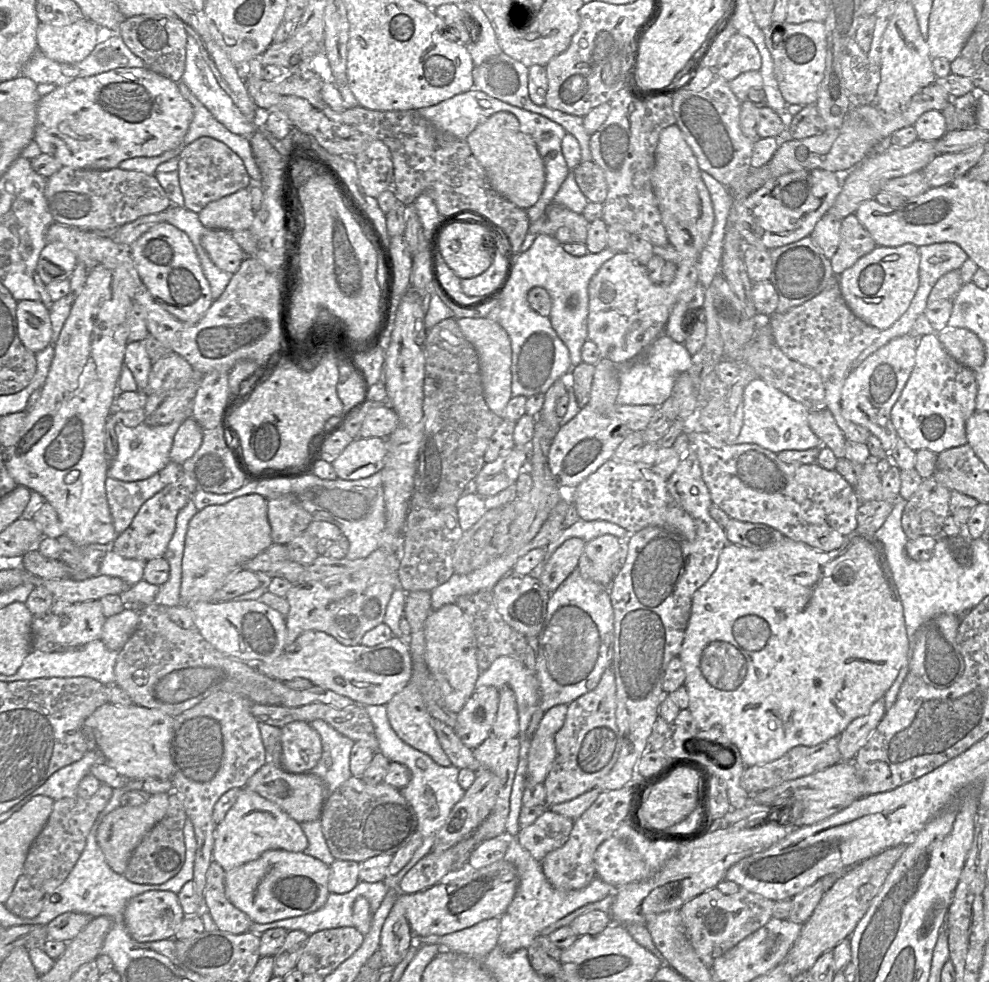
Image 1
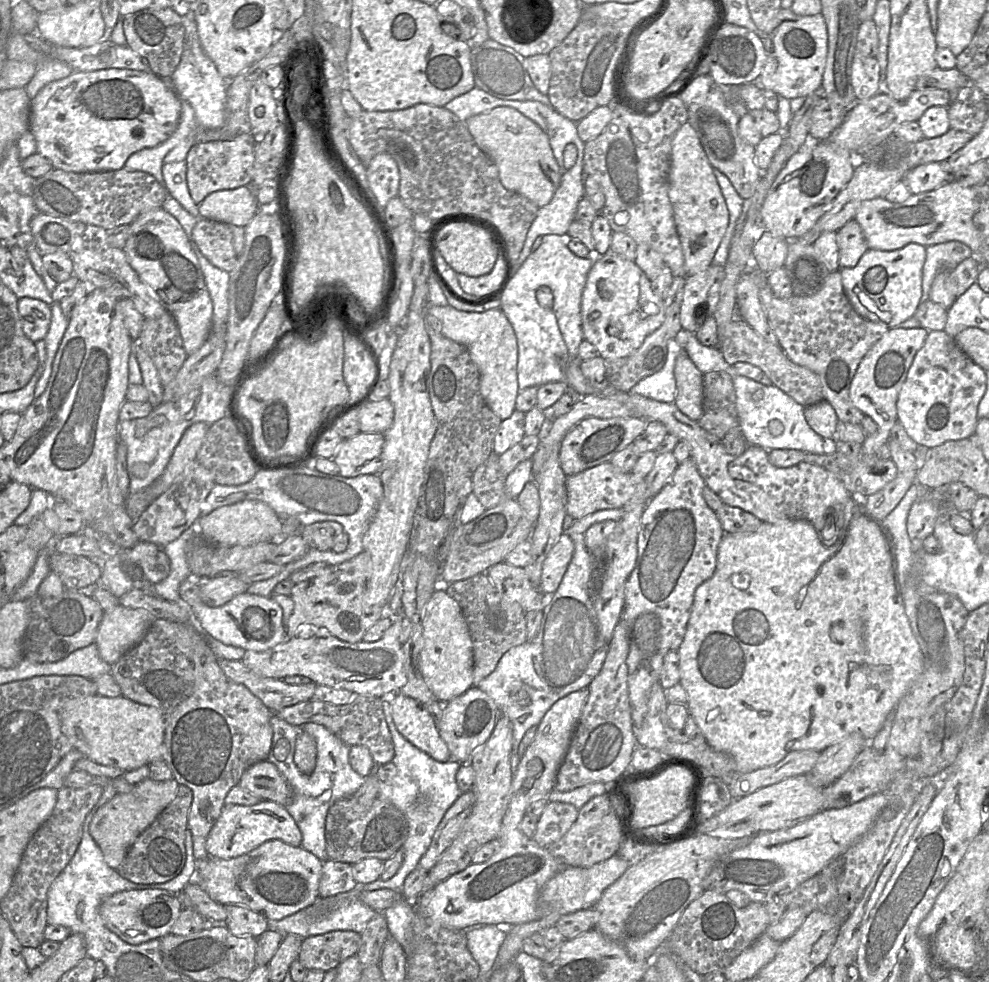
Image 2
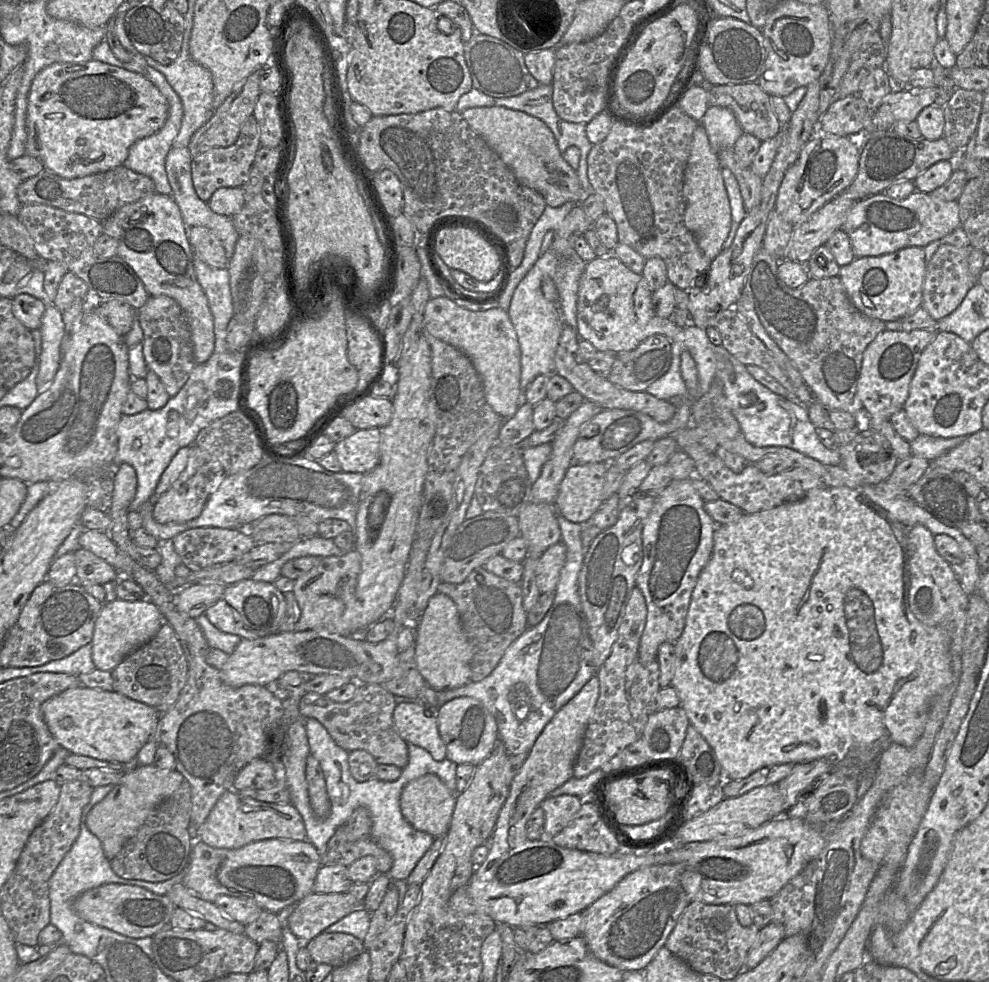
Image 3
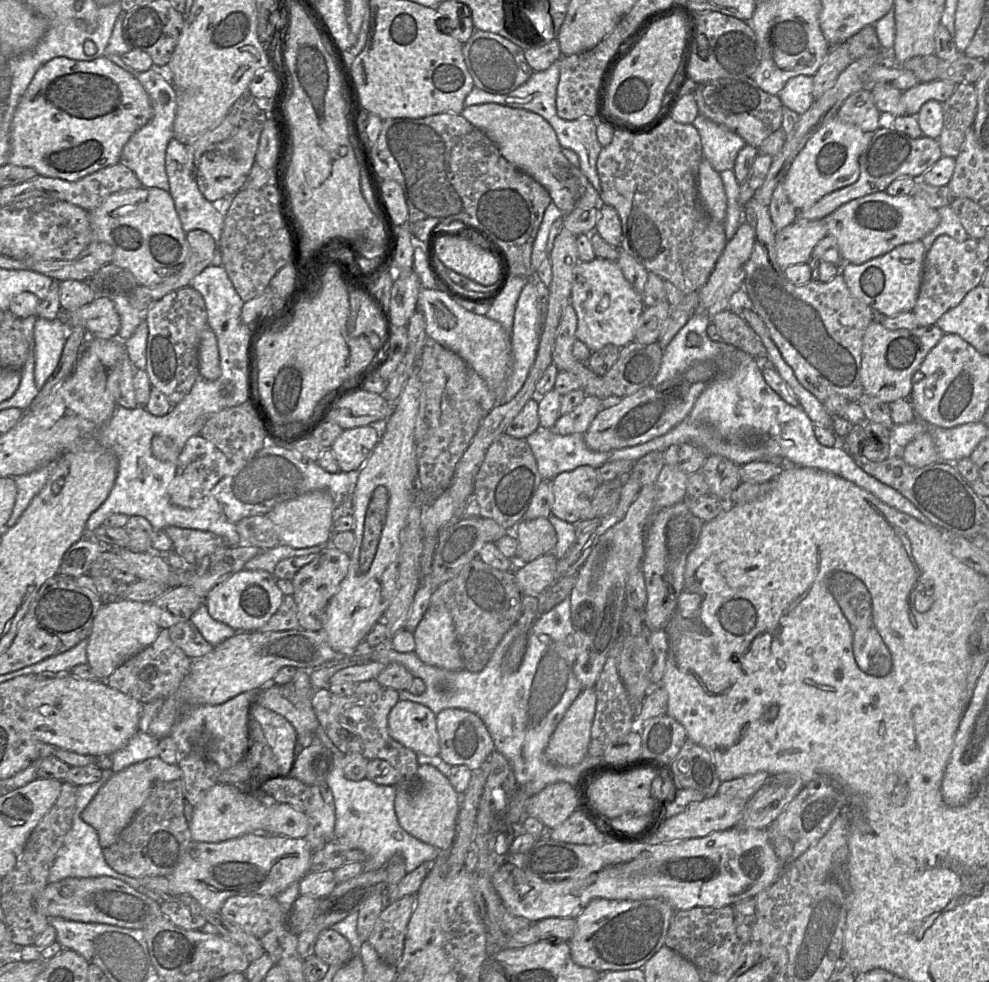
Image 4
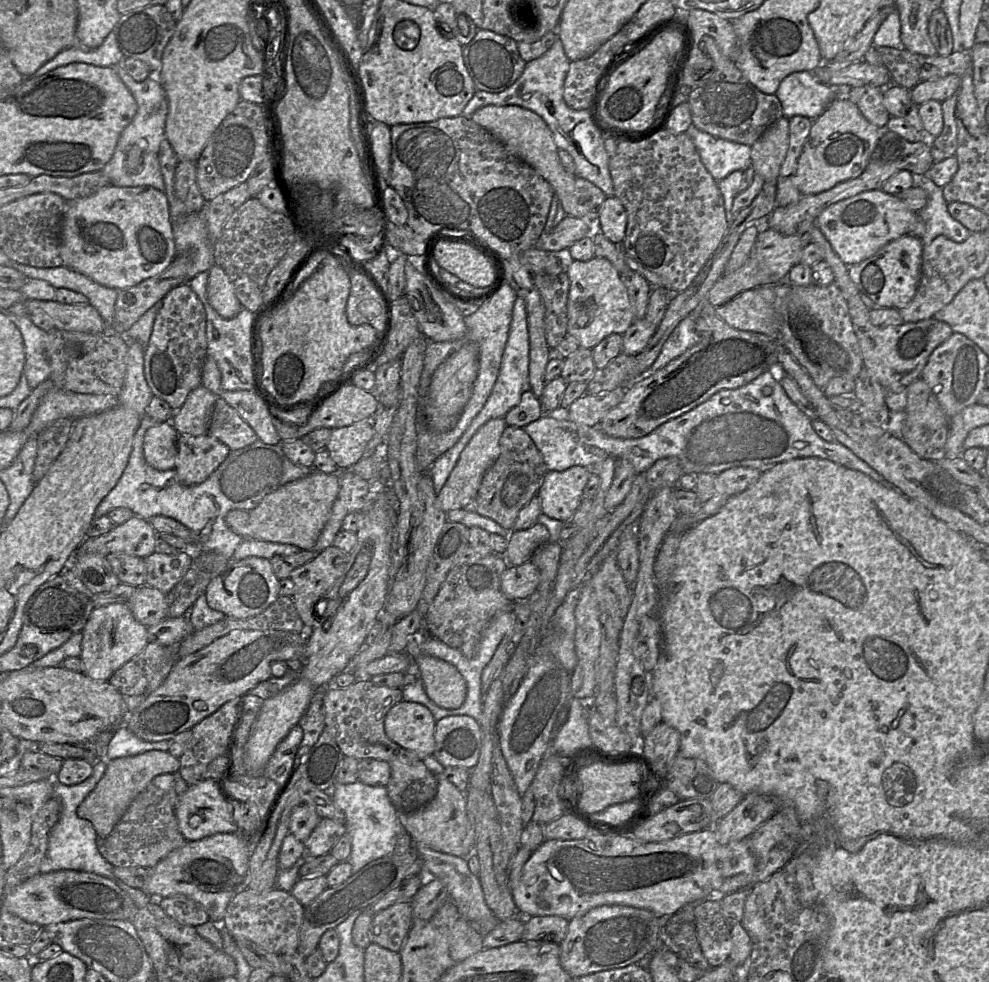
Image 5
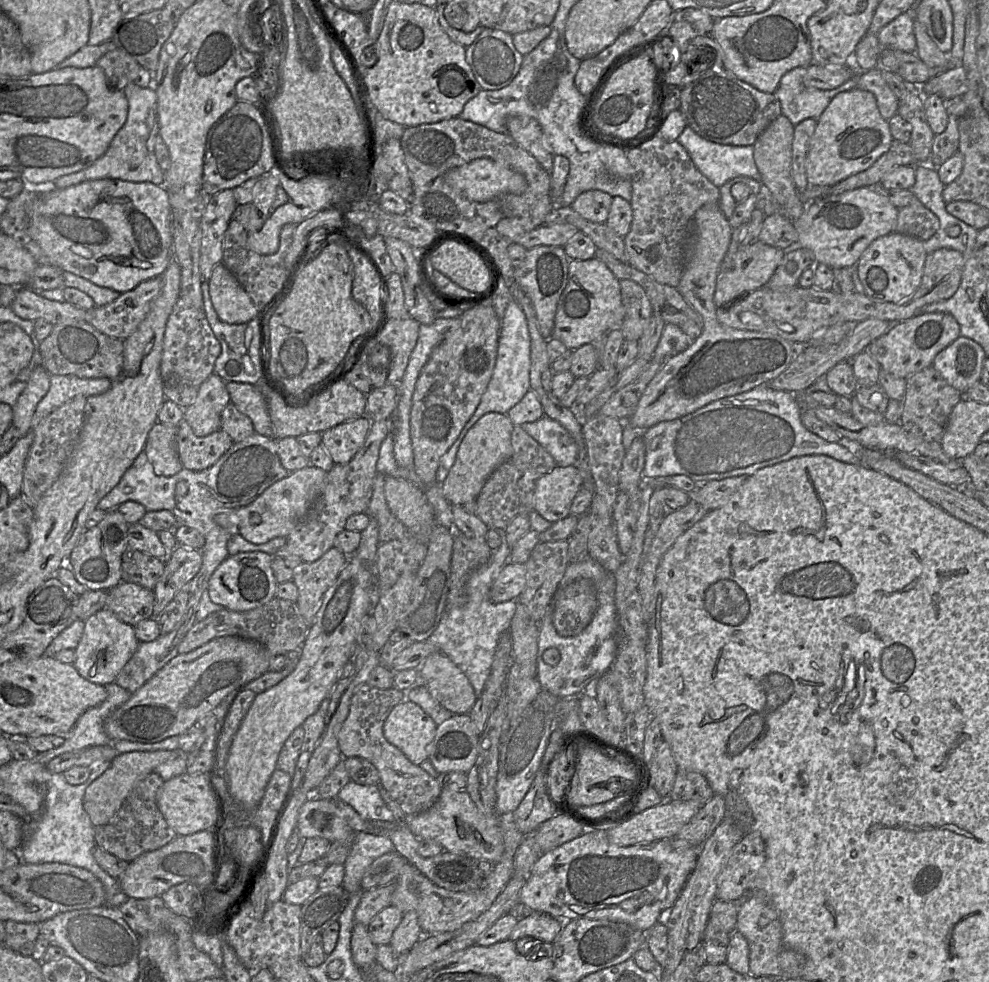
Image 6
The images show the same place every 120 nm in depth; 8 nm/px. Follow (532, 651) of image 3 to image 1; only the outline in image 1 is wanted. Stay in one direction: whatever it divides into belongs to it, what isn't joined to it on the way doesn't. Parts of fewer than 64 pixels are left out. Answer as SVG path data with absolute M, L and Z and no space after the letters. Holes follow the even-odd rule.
M571 501L565 515L564 529L558 538L550 542L546 547L547 557L545 558L545 562L548 561L556 548L570 537L579 537L587 542L605 534L612 534L621 540L627 540L627 537L630 535L626 529L609 521L585 521L580 519L575 505ZM575 568L558 588L550 593L546 617L538 635L535 670L529 670L522 662L510 656L499 656L487 670L480 672L476 688L493 686L499 690L507 685L516 697L520 750L506 822L505 835L508 837L516 837L520 831L519 816L527 783L528 753L531 745L526 730L534 711L540 708L546 712L555 705L569 705L581 695L595 689L604 671L611 667L613 654L614 610L609 587L584 578L579 569Z

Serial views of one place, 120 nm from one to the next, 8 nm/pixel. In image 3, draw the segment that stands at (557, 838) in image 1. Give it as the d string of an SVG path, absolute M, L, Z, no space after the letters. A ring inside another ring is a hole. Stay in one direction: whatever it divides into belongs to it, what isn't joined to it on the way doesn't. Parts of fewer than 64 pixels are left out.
M573 795L547 797L540 807L545 813L543 831L551 839L562 831L580 810L582 800Z

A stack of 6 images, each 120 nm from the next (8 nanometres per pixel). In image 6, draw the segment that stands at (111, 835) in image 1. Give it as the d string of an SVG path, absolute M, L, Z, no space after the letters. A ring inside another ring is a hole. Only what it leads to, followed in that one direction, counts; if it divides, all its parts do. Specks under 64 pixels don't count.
M180 749L171 751L156 750L151 752L134 751L117 755L112 760L111 766L101 776L95 779L85 791L83 807L88 813L92 824L97 827L111 822L139 781L154 772L158 765L177 759L183 755L185 753Z

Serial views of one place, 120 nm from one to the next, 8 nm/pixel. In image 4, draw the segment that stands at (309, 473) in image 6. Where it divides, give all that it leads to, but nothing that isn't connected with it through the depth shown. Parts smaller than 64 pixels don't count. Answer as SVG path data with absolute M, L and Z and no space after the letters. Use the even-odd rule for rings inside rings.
M317 490L280 503L267 515L276 526L280 544L302 549L330 542L333 535L334 508L331 495Z

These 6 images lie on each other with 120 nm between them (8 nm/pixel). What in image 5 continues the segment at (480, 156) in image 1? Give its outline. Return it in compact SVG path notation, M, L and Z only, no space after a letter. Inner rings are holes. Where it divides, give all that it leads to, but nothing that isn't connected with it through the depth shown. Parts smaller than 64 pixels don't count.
M485 106L475 111L471 120L496 137L515 157L530 165L552 187L567 216L596 223L607 196L588 180L565 170L558 155L553 133L533 111L516 106Z

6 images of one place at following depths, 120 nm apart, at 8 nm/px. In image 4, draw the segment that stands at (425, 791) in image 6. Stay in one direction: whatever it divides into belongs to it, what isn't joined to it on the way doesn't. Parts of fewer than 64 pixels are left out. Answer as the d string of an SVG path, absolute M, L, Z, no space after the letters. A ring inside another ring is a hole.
M375 679L360 682L350 696L338 696L329 688L314 691L312 706L319 724L343 753L359 753L368 760L381 759L389 762L399 773L397 787L413 789L418 786L417 754L394 740L388 731L388 715L399 701L399 692L382 686Z

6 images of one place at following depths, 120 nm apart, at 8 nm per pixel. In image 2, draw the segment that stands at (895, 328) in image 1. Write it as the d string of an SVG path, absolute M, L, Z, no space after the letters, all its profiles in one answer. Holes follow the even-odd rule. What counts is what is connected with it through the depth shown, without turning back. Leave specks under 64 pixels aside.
M947 241L925 247L926 258L922 268L922 294L920 303L929 300L933 280L943 268L953 269L973 255L971 249L959 241Z

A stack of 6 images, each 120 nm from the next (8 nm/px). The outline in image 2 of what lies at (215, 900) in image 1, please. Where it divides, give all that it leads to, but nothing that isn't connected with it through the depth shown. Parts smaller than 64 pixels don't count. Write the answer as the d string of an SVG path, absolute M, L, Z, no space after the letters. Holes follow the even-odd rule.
M224 905L227 913L224 925L235 936L258 938L268 927L268 920L260 913L241 905Z

